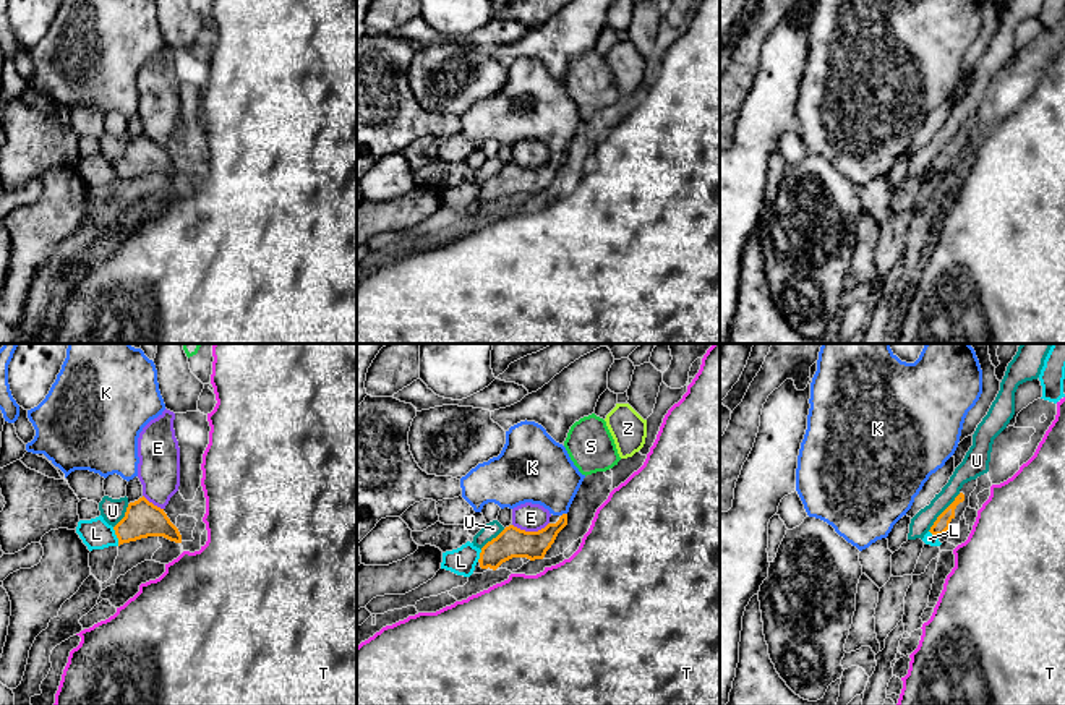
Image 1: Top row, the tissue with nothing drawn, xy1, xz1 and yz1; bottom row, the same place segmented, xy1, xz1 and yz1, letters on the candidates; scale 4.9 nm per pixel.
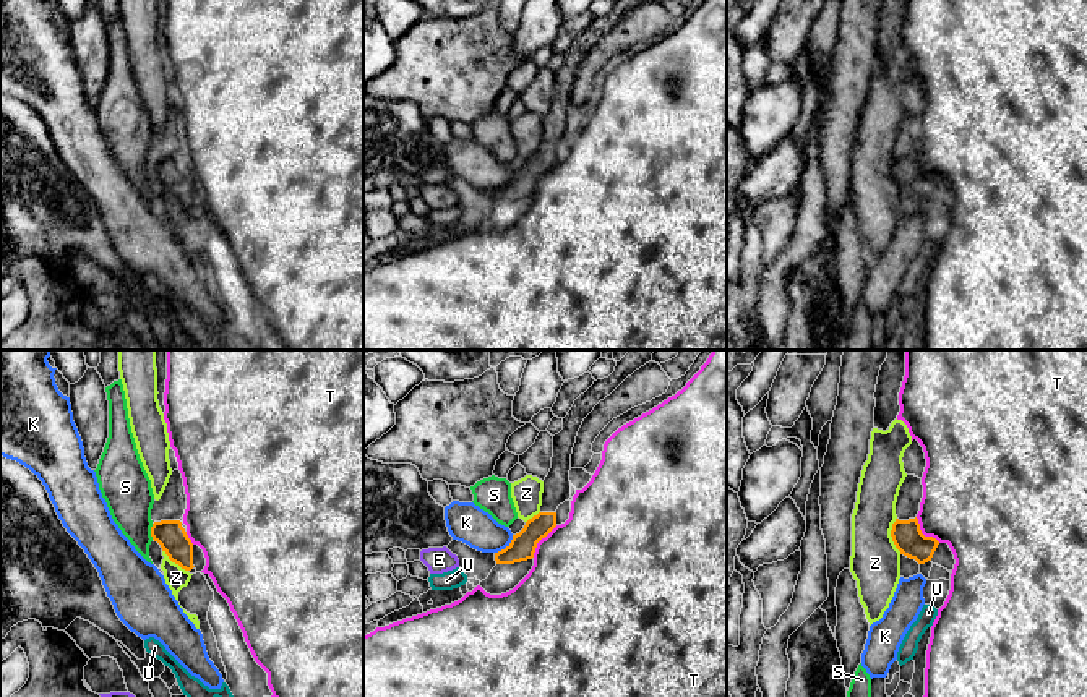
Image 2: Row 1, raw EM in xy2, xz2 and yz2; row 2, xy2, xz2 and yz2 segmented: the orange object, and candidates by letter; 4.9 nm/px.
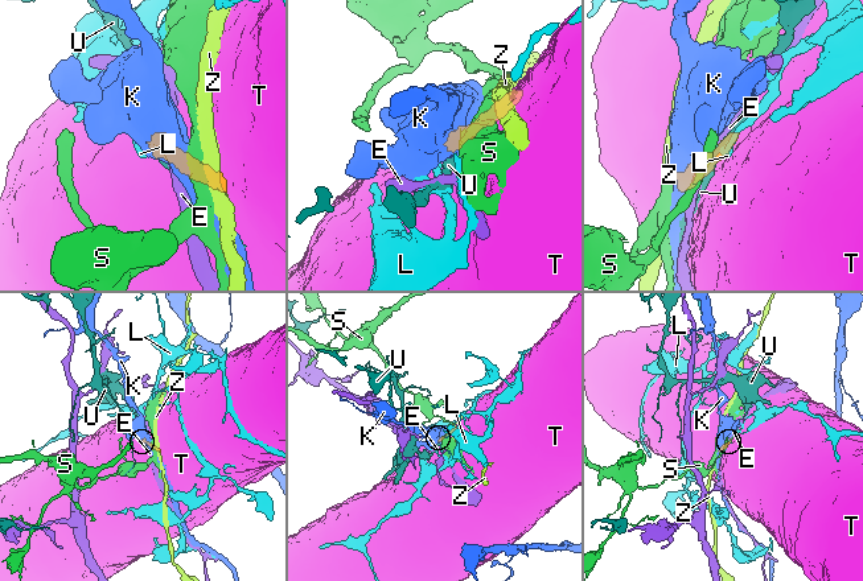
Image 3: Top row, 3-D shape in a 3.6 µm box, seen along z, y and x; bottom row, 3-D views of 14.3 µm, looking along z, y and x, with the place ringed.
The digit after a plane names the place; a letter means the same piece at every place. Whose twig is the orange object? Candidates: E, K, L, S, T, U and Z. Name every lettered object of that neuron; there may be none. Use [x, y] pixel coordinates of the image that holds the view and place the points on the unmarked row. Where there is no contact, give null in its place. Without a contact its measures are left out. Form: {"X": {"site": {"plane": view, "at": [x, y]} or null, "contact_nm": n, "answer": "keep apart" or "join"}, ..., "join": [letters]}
{"E": {"site": {"plane": "xz1", "at": [530, 169]}, "contact_nm": 180, "answer": "keep apart"}, "K": {"site": {"plane": "xz2", "at": [506, 183]}, "contact_nm": 130, "answer": "keep apart"}, "L": {"site": {"plane": "xy1", "at": [117, 174]}, "contact_nm": 100, "answer": "keep apart"}, "S": {"site": {"plane": "xy2", "at": [151, 169]}, "contact_nm": 80, "answer": "keep apart"}, "T": {"site": {"plane": "xz2", "at": [541, 175]}, "contact_nm": 200, "answer": "keep apart"}, "U": {"site": {"plane": "yz1", "at": [942, 149]}, "contact_nm": 260, "answer": "keep apart"}, "Z": {"site": {"plane": "yz2", "at": [891, 172]}, "contact_nm": 190, "answer": "keep apart"}, "join": []}

